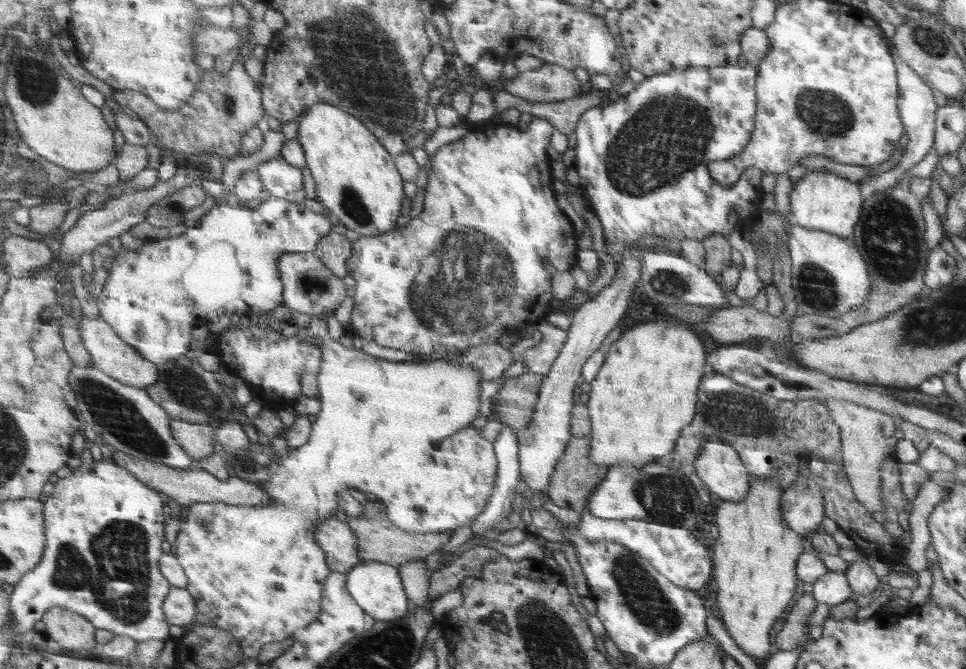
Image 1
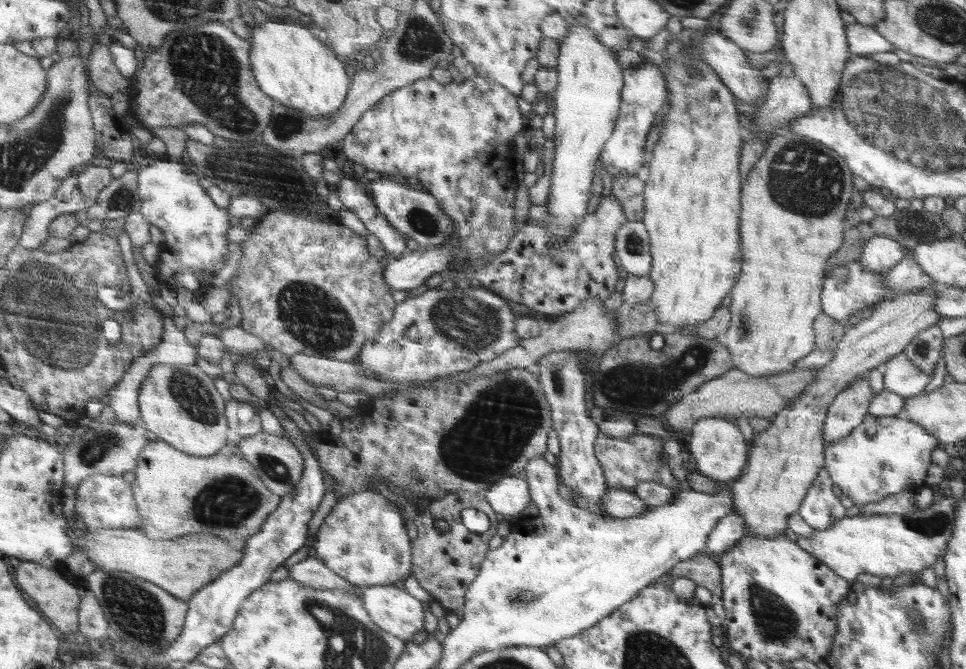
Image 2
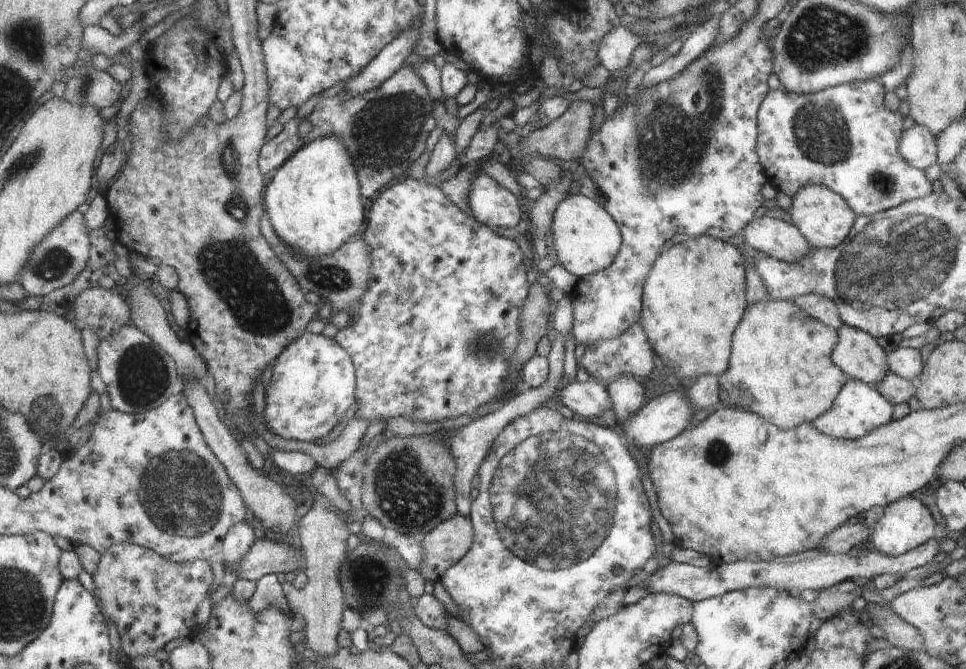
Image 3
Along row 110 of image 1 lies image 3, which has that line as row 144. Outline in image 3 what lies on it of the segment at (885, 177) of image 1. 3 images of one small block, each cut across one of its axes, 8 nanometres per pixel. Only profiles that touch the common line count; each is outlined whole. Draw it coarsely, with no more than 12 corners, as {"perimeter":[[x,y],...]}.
{"perimeter":[[915,125],[901,137],[901,155],[918,170],[937,163],[932,130]]}

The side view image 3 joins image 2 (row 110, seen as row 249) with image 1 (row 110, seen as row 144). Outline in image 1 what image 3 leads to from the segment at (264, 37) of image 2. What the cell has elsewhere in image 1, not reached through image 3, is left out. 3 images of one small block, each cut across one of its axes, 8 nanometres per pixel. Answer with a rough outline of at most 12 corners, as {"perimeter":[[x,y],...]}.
{"perimeter":[[314,104],[297,141],[325,212],[388,232],[405,180],[357,117]]}

